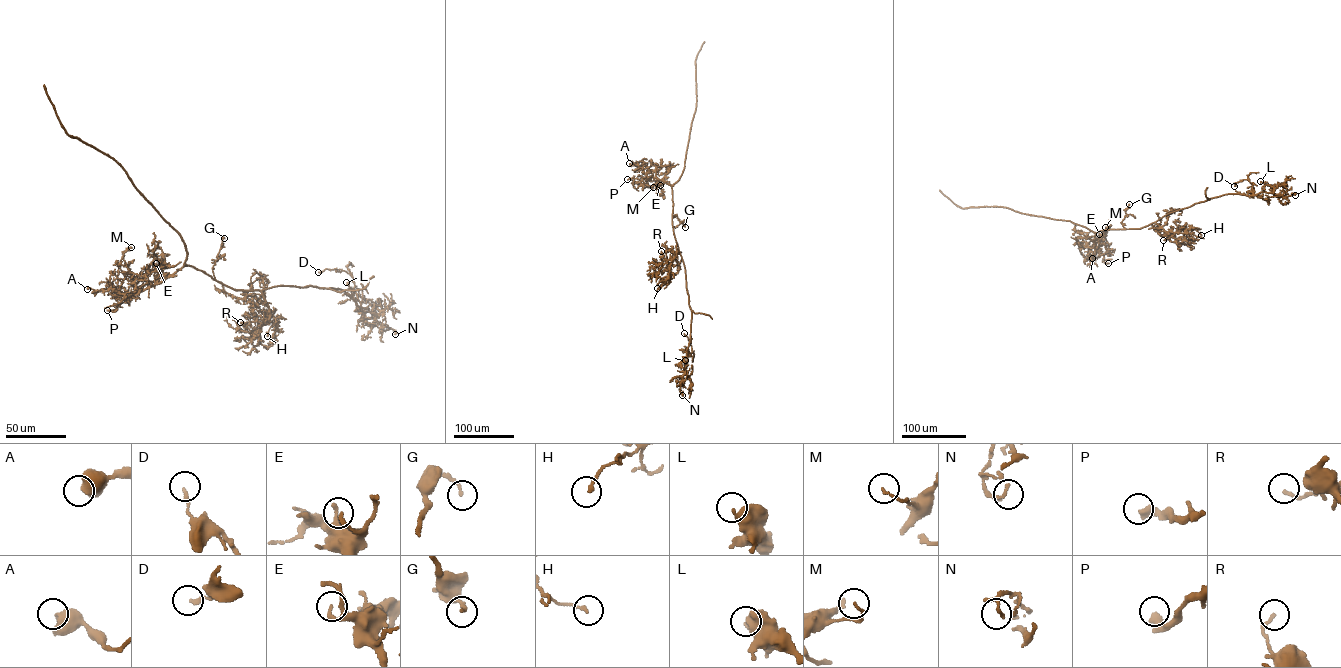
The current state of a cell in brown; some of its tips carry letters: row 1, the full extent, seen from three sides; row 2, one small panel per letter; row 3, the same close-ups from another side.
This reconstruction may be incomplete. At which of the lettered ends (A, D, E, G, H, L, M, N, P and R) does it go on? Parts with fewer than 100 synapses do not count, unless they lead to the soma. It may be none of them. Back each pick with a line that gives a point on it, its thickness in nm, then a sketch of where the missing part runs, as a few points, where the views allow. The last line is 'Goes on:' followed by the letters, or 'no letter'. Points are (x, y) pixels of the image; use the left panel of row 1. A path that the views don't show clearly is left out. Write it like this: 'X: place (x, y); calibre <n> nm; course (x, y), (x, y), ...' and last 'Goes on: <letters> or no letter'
Goes on: no letter

